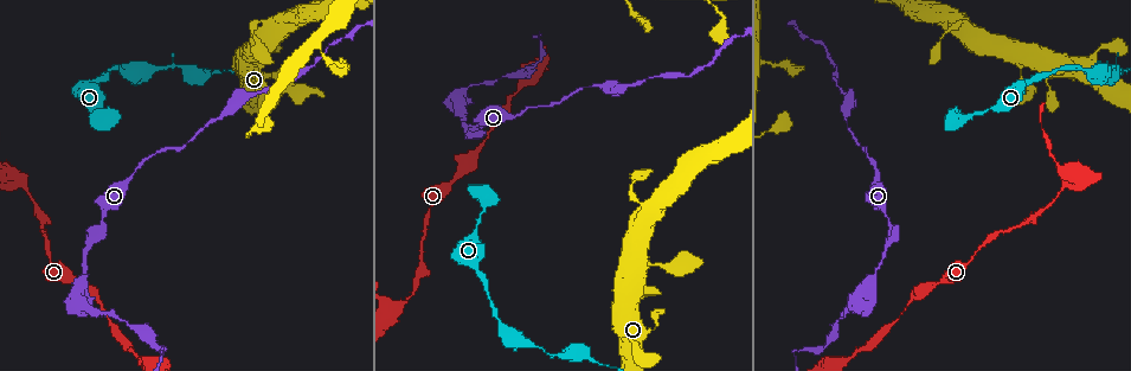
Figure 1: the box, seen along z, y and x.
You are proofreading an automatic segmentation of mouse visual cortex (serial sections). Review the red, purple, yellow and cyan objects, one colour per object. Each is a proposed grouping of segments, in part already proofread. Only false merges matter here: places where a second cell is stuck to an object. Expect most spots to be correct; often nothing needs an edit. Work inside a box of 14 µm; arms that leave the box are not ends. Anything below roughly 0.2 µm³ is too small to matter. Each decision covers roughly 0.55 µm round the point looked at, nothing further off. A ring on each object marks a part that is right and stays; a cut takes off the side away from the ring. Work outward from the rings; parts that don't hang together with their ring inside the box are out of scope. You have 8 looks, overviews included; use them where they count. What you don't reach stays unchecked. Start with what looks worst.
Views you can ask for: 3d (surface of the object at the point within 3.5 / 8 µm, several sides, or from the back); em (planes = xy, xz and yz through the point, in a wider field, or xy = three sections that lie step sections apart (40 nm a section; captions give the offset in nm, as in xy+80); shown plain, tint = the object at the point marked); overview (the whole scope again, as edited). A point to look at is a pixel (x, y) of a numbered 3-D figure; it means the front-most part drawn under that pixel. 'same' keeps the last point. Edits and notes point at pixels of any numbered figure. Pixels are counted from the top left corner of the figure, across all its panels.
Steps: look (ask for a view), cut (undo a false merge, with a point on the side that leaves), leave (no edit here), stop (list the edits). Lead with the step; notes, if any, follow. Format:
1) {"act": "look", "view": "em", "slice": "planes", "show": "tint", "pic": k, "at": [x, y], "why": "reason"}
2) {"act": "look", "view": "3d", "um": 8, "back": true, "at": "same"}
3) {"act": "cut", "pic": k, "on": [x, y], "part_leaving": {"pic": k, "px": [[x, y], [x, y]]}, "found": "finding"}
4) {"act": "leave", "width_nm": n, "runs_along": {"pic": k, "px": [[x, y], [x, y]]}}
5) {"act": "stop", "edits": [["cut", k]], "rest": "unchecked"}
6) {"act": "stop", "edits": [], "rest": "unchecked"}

{"act": "look", "view": "3d", "um": 8, "pic": 1, "at": [160, 350], "why": "abrupt turn"}

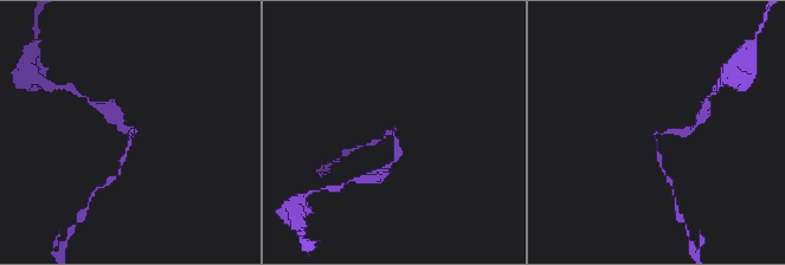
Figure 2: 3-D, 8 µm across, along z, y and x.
{"act": "look", "view": "em", "slice": "xy", "step": 1, "show": "tint", "pic": 2, "at": [393, 129], "why": "need the tissue"}

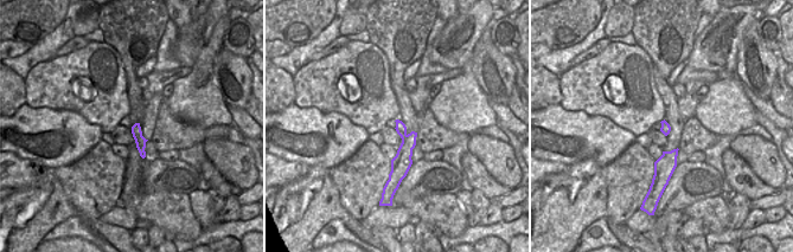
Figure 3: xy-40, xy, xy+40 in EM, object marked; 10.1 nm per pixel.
{"act": "leave", "runs_along": {"pic": 2, "px": [[690, 128], [656, 133], [661, 157]]}, "found": "one cell here"}

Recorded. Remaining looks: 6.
{"act": "look", "view": "3d", "um": 8, "pic": 1, "at": [261, 65], "why": "narrows sharply"}

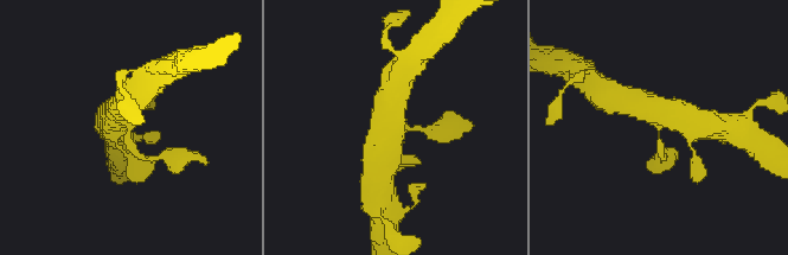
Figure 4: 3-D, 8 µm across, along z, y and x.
{"act": "look", "view": "em", "slice": "xy", "step": 3, "show": "tint", "pic": 4, "at": [129, 124]}

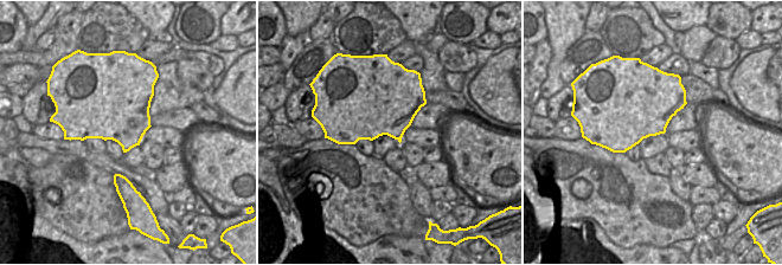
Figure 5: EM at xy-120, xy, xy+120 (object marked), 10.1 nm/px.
{"act": "leave", "runs_along": {"pic": 4, "px": [[692, 122], [668, 112], [633, 102]]}, "found": "one cell here"}

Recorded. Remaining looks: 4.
{"act": "look", "view": "3d", "um": 3.5, "pic": 1, "at": [125, 71], "why": "calibre changes"}

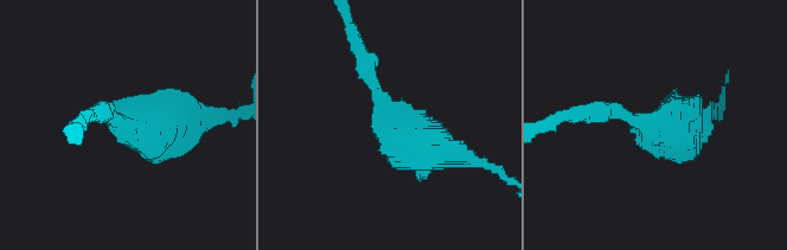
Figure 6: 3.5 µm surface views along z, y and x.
{"act": "look", "view": "em", "slice": "planes", "show": "tint", "pic": 6, "at": [394, 124]}

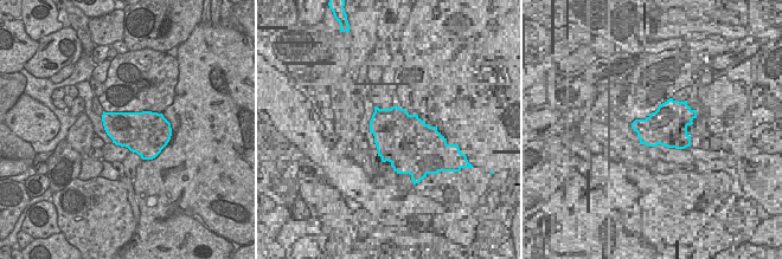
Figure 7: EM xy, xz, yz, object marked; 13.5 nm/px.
{"act": "leave", "found": "one cell here"}

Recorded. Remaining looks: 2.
{"act": "stop", "edits": [], "rest": "unchecked"}

